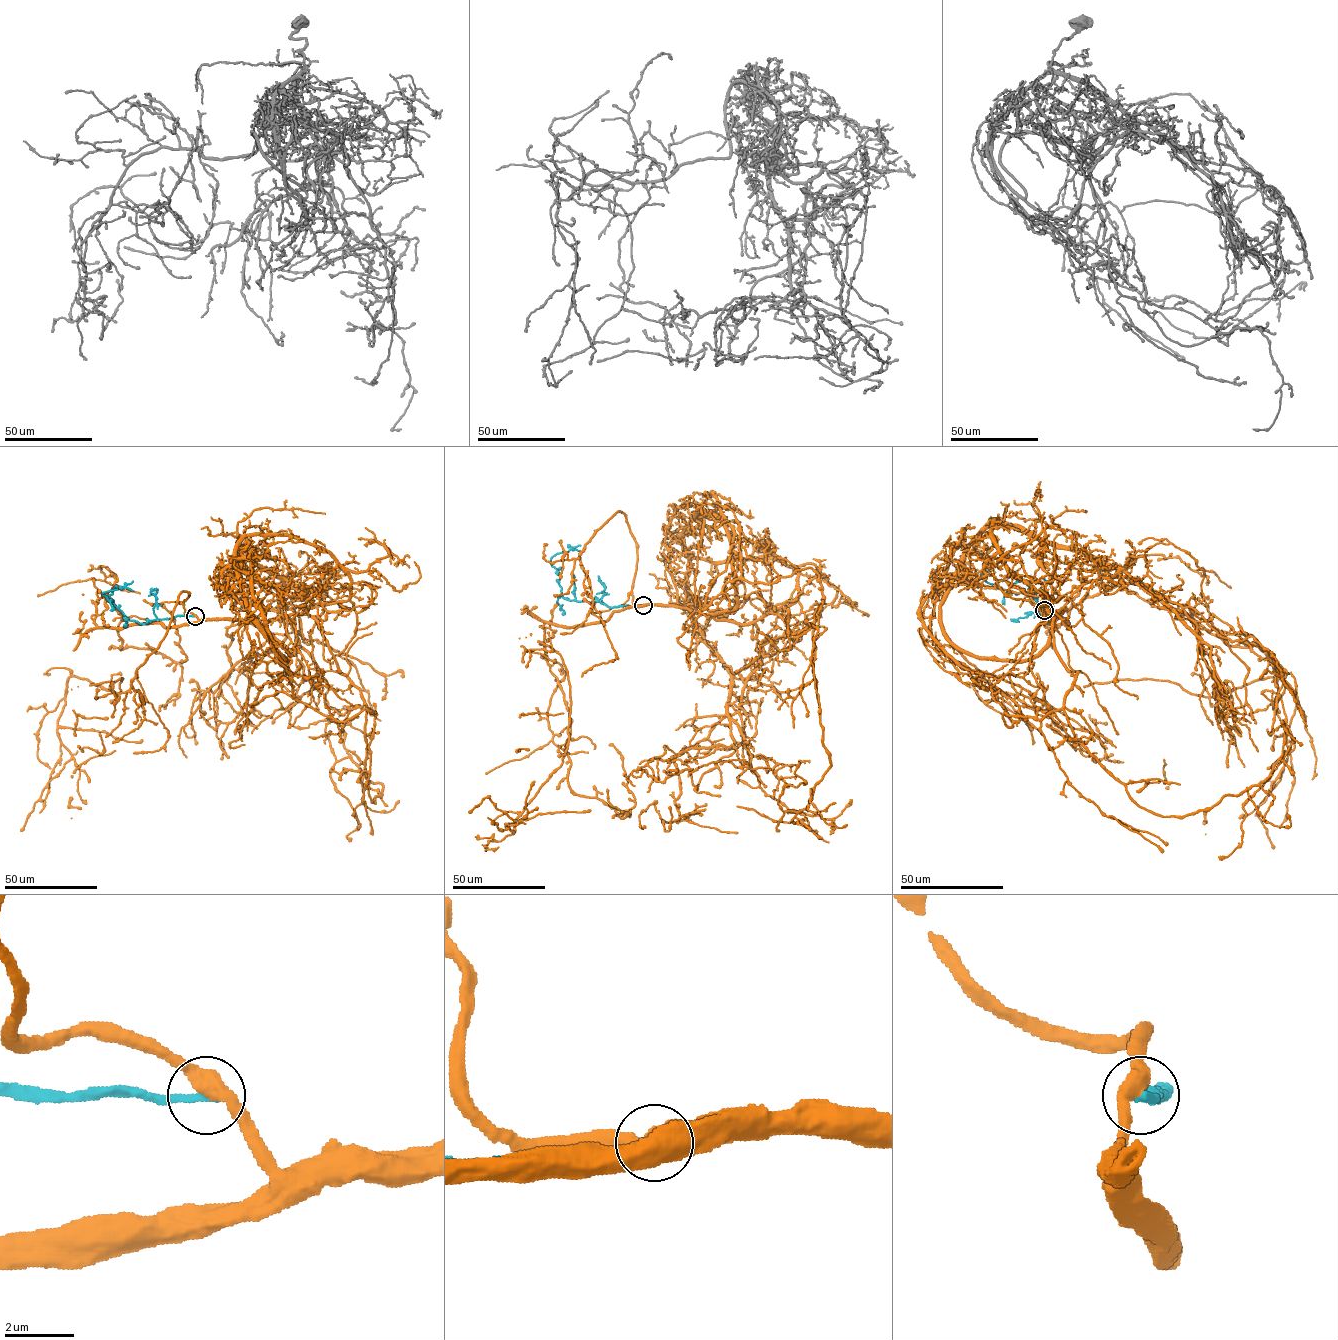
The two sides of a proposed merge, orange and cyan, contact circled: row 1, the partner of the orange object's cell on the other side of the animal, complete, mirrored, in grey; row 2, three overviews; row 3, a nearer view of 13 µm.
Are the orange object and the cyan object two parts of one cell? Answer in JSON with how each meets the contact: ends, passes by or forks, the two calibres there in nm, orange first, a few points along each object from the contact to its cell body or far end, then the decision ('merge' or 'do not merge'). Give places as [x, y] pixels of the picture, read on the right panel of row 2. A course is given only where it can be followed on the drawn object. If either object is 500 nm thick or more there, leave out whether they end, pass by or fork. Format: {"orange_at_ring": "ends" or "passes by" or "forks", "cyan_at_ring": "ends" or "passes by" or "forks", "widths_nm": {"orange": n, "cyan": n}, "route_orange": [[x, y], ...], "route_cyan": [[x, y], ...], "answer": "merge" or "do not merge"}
{"orange_at_ring": "passes by", "cyan_at_ring": "ends", "widths_nm": {"orange": 440, "cyan": 260}, "route_orange": [[1044, 610], [960, 582], [940, 622], [1095, 762], [1089, 684], [1296, 697], [1266, 800], [1203, 811]], "route_cyan": [[1044, 610], [1046, 613], [1041, 618], [1032, 596], [1022, 592], [1006, 593], [981, 578], [984, 571]], "answer": "do not merge"}

